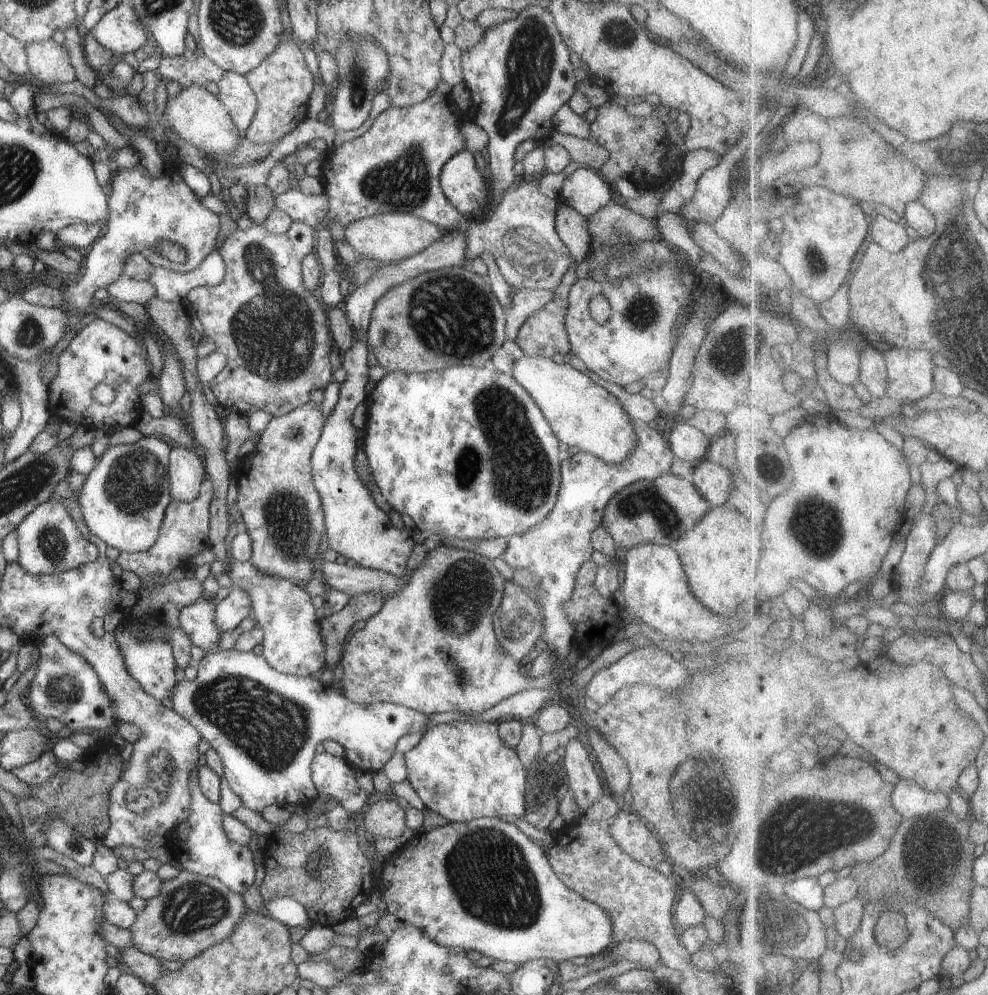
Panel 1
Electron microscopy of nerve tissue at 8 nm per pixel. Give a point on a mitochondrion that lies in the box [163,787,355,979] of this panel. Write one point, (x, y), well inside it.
(317, 864)

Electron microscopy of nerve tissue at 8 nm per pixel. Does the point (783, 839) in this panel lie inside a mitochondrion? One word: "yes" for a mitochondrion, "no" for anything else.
yes

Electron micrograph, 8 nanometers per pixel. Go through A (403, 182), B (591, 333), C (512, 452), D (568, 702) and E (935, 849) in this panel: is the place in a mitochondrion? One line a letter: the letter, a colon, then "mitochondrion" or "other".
A: mitochondrion
B: other
C: mitochondrion
D: other
E: mitochondrion

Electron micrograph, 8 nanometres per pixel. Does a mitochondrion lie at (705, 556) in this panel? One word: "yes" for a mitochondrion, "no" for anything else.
no

